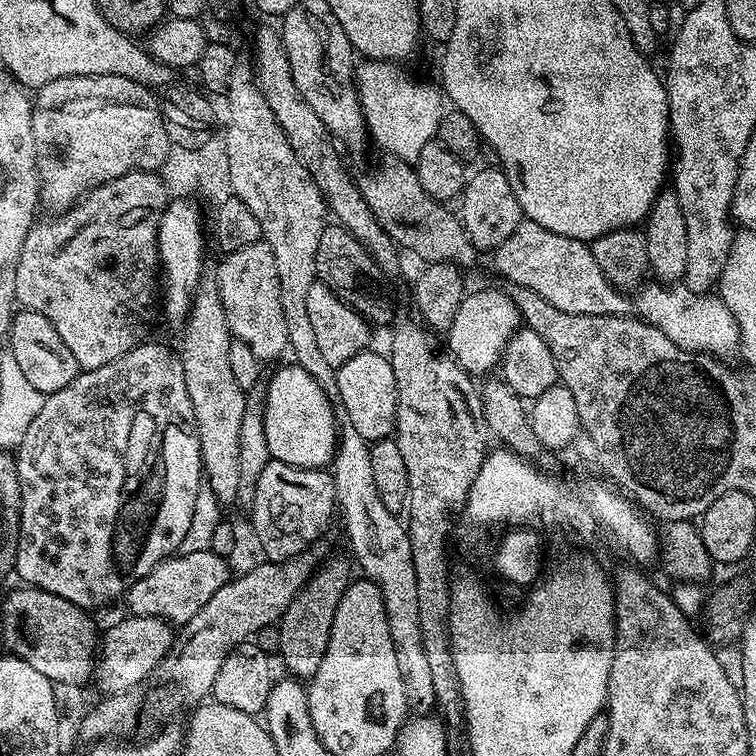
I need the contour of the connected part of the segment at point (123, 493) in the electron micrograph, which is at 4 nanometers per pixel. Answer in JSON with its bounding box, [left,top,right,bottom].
[15,342,202,610]

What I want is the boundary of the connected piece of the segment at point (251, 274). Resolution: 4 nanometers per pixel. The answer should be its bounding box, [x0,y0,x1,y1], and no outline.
[214,239,288,362]

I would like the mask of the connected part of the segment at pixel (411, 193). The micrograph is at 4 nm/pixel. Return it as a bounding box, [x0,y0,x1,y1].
[359,154,478,268]

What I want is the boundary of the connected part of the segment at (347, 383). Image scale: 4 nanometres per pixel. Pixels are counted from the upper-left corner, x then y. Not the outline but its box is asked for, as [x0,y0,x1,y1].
[336,350,398,442]

